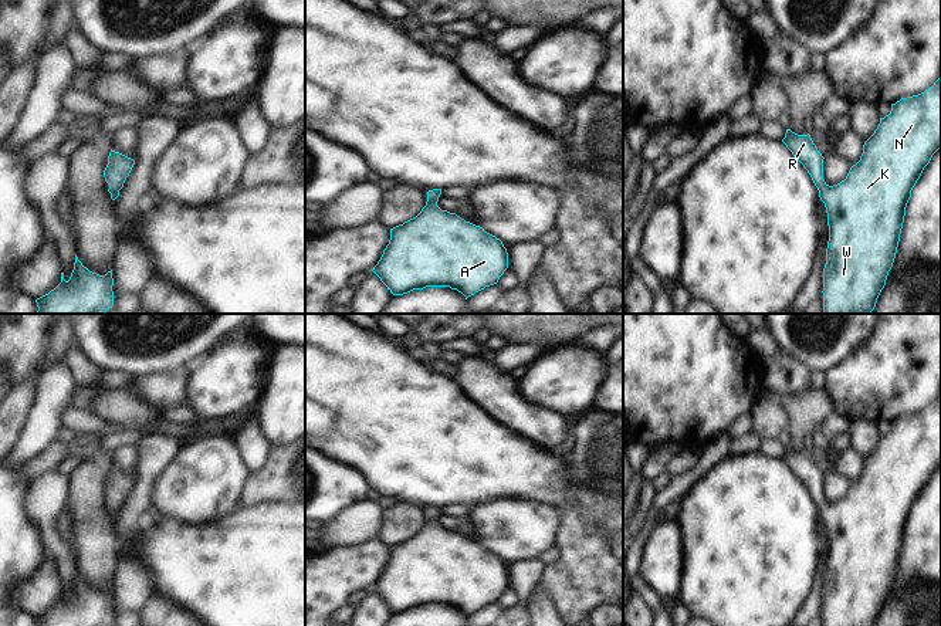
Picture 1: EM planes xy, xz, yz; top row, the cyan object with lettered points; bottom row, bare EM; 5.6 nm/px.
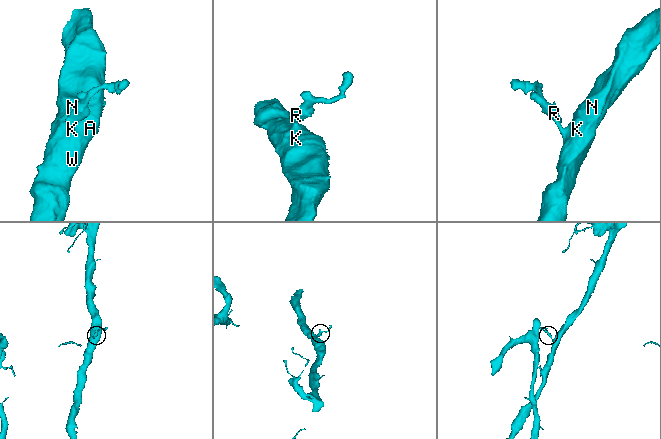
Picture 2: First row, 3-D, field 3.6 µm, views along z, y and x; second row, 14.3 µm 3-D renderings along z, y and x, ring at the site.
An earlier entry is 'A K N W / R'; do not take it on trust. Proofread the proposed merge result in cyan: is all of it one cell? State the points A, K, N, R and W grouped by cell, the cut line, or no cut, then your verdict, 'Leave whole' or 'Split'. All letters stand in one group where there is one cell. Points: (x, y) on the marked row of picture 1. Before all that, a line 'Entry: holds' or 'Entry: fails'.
Entry: fails
Groups: A K N R W. No split. Leave whole

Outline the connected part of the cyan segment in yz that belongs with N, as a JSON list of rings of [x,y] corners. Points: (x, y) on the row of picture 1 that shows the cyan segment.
[[[941,74],[934,85],[924,92],[891,104],[890,114],[880,118],[877,129],[864,142],[860,160],[850,168],[846,179],[837,185],[829,186],[825,182],[825,158],[809,133],[798,135],[786,129],[782,142],[810,175],[827,213],[829,241],[823,268],[823,314],[871,314],[896,258],[911,190],[932,155],[941,148]]]

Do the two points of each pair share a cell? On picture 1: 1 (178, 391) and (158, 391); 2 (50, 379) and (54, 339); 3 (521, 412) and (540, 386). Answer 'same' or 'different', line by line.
1: same
2: different
3: different

